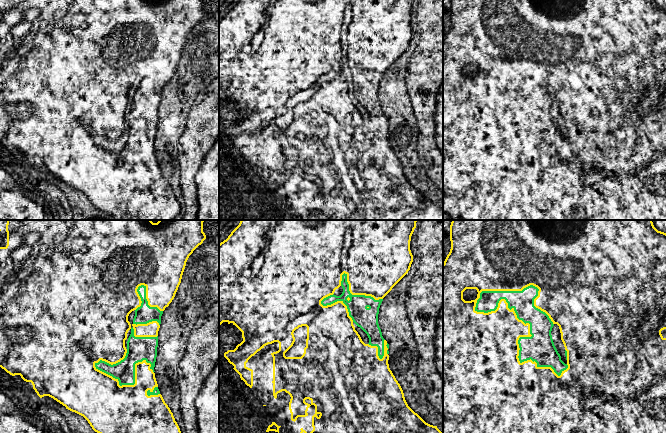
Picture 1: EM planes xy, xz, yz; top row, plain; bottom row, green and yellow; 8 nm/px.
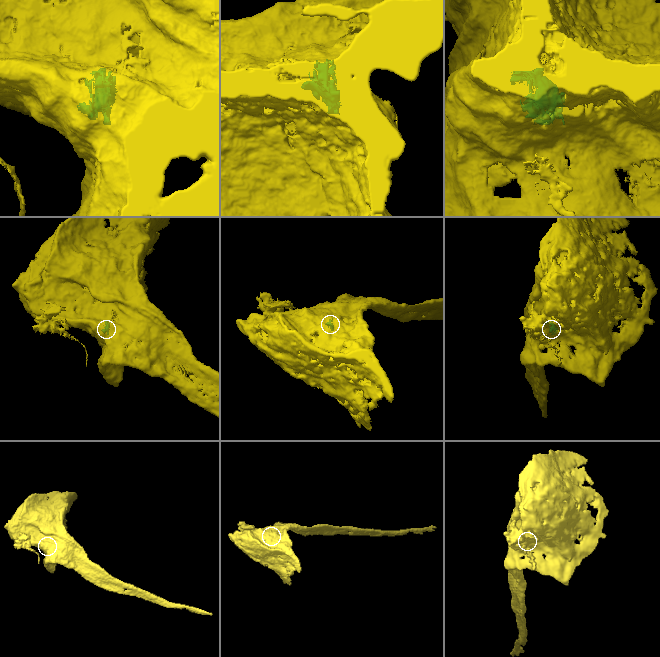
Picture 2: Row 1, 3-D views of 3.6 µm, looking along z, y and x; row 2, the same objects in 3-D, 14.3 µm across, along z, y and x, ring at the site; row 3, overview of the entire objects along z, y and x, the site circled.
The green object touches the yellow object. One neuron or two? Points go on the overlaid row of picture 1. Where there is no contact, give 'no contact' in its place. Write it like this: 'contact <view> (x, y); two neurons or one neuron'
contact yz (530, 325); one neuron

